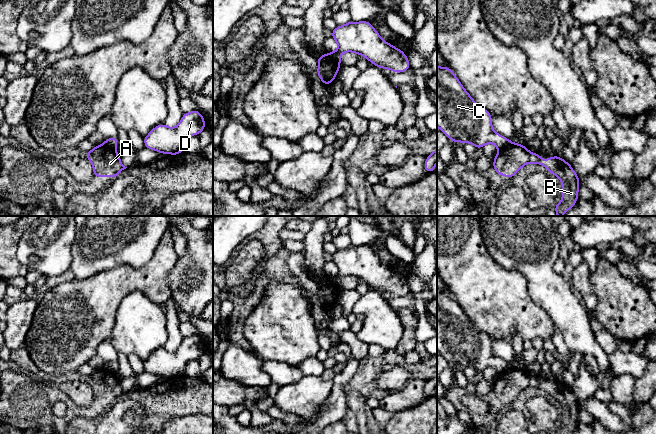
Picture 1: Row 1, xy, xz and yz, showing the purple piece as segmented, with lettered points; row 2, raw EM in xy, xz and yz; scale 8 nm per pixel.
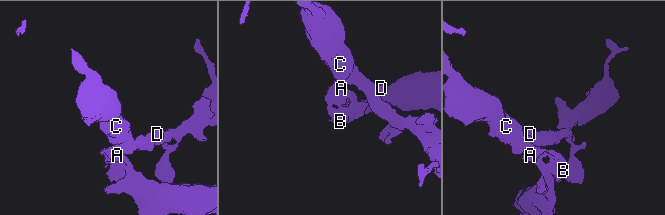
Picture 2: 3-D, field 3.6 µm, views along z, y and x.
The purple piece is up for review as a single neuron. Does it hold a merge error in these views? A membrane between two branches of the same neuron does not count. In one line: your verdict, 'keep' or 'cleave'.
cleave

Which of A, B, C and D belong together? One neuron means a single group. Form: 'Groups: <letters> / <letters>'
Groups: A B / C D

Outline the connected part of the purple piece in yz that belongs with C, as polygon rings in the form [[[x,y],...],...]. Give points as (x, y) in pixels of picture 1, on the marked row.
[[[437,66],[437,127],[454,143],[471,143],[476,149],[493,143],[498,150],[512,142],[492,128],[492,115],[480,107],[450,67]]]

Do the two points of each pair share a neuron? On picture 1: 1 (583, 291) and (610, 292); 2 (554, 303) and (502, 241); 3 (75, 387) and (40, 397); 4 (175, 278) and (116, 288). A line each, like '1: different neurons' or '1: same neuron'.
1: different neurons
2: same neuron
3: different neurons
4: different neurons

